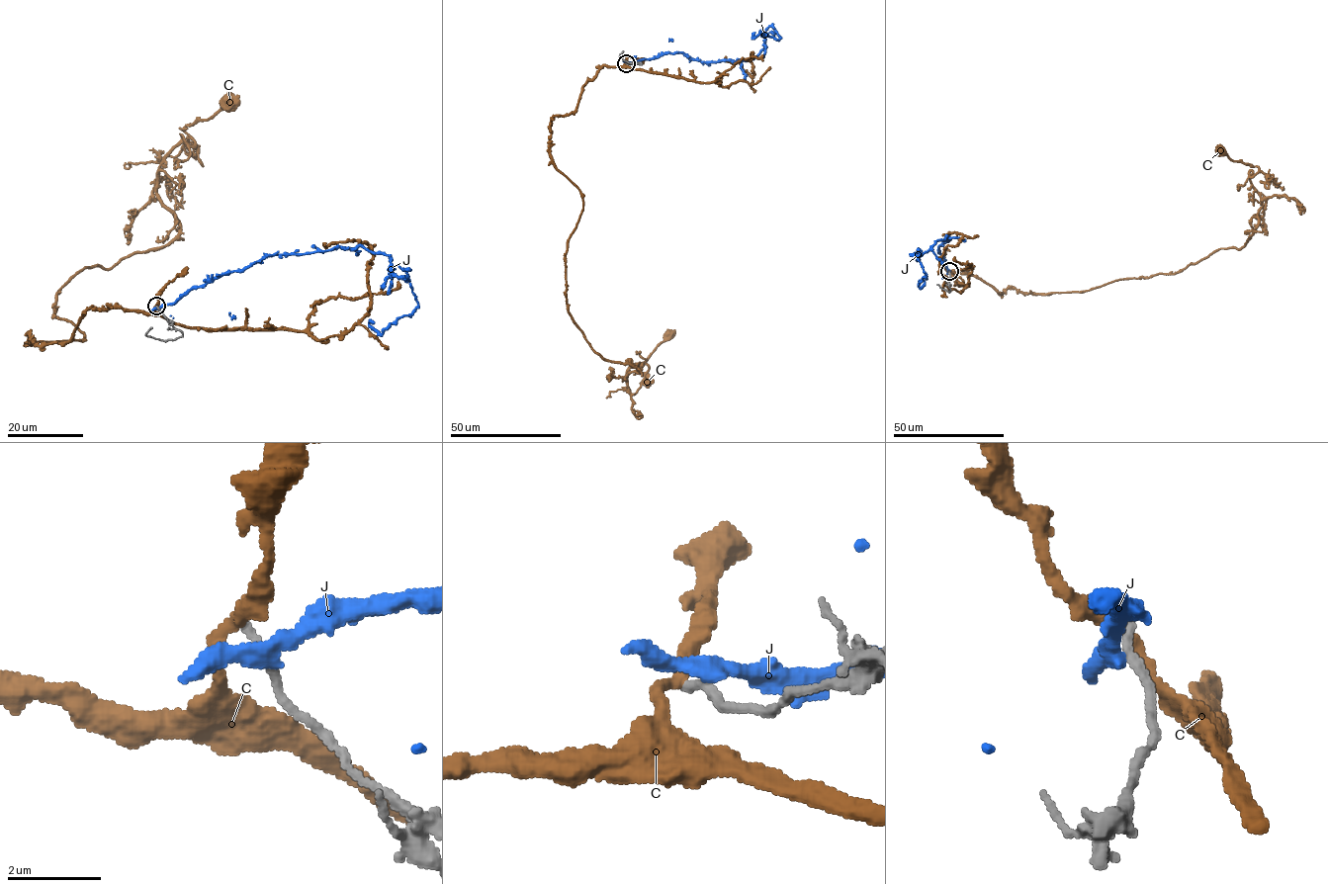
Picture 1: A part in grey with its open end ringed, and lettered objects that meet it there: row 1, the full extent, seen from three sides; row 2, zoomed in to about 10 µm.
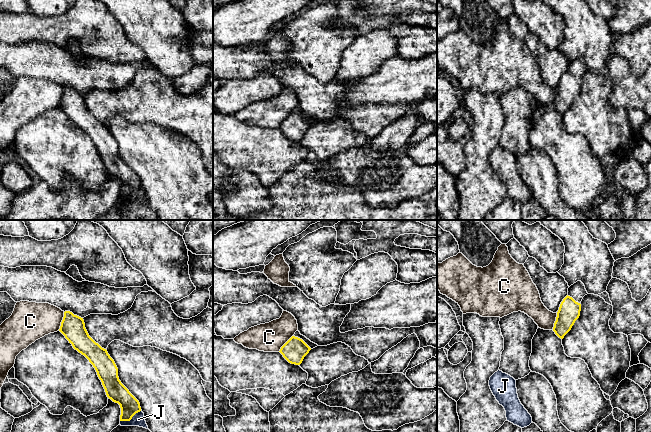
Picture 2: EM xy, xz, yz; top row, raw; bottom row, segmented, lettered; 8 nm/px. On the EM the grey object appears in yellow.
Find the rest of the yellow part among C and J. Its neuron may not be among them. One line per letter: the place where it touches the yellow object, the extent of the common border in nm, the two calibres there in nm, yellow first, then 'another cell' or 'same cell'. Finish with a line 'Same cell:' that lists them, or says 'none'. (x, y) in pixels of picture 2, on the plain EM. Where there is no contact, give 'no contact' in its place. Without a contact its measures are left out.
C: xy (62, 97) | 160 nm | 190/300 nm | another cell
J: xy (130, 195) | 200 nm | 160/100 nm | another cell
Same cell: none

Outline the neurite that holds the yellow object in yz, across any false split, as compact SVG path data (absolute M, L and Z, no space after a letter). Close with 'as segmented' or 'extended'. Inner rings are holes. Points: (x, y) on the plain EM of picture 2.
M577 57L568 64L568 71L560 80L553 103L553 107L559 114L563 115L579 94L581 87L580 79L587 70L585 62L581 57Z; extended

